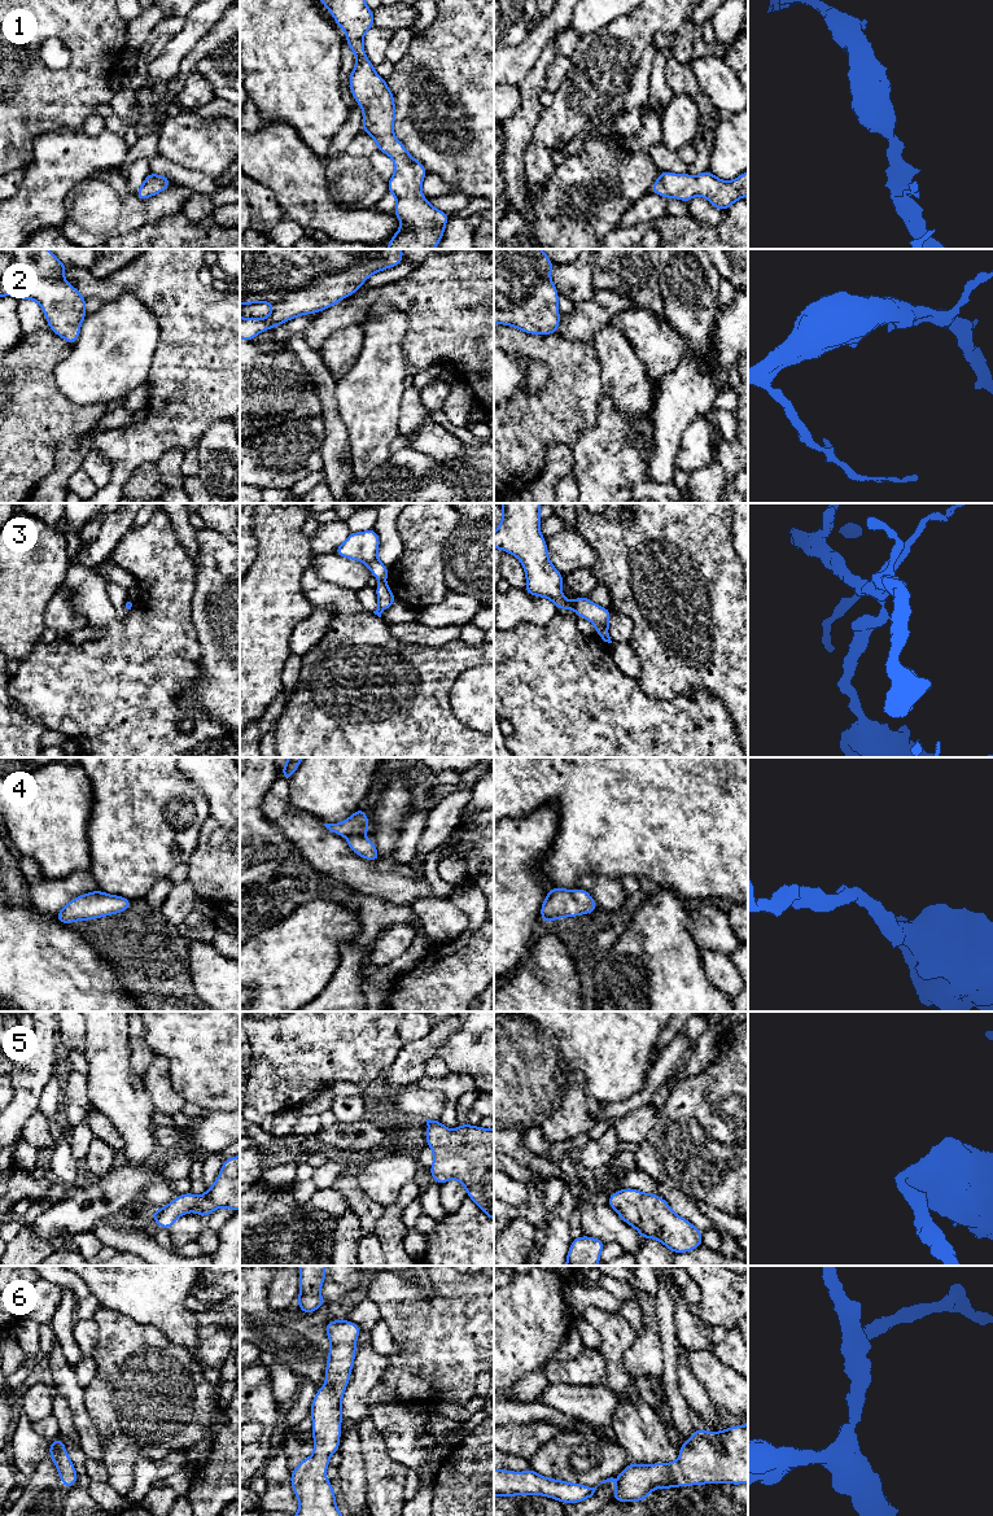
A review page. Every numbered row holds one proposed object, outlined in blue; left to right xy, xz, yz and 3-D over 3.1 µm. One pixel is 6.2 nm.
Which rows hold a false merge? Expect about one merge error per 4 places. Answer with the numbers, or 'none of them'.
3

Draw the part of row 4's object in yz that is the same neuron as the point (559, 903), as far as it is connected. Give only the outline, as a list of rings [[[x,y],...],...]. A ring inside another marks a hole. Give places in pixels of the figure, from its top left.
[[[551,887],[541,906],[542,923],[565,917],[578,917],[598,910],[595,900],[589,891],[574,888],[572,891],[561,887]]]

